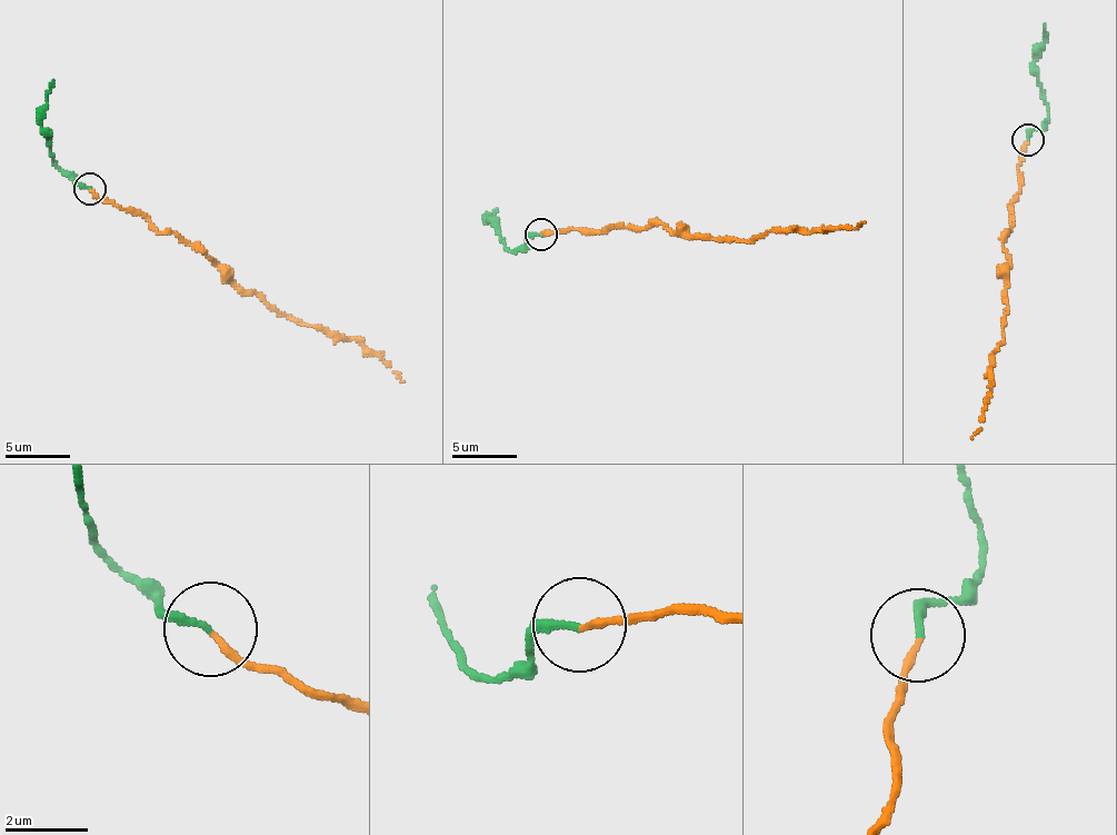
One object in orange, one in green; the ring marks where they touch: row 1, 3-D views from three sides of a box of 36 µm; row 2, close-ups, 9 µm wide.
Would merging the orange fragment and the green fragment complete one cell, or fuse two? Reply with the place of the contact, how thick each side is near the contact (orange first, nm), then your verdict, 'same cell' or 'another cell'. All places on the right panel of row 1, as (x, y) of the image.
(1027, 140) | 170/170 nm | another cell

